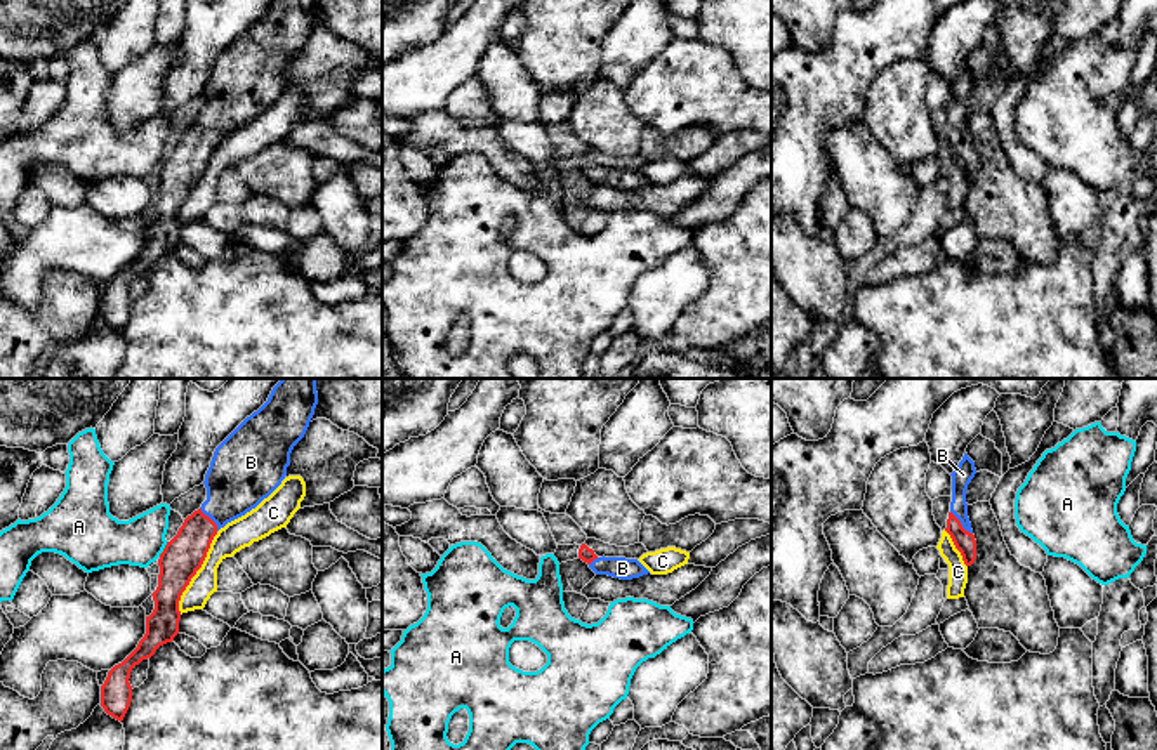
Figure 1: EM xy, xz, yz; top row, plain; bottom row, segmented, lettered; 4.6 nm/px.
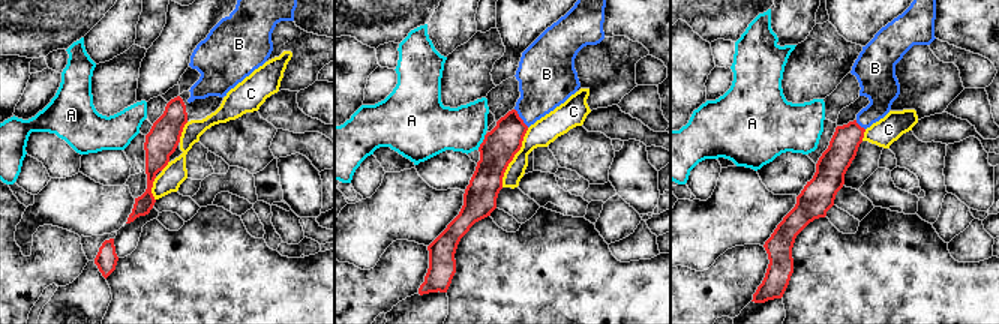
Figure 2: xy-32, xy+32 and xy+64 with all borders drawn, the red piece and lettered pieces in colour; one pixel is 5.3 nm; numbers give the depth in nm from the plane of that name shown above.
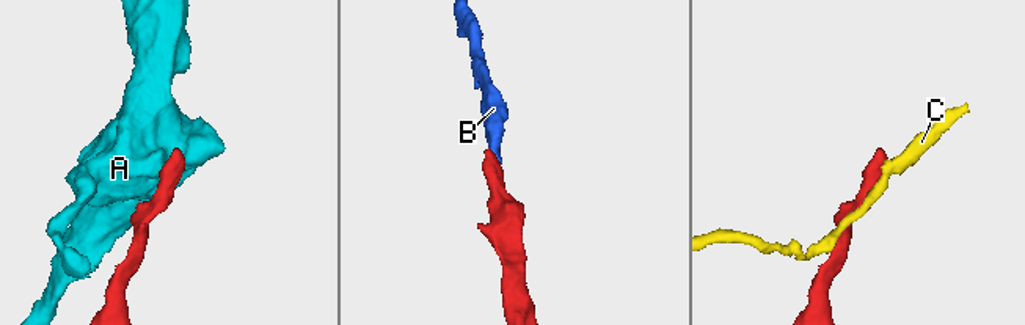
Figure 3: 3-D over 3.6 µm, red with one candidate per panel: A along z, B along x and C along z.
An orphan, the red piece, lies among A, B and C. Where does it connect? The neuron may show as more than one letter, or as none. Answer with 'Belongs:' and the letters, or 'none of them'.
Belongs: B

